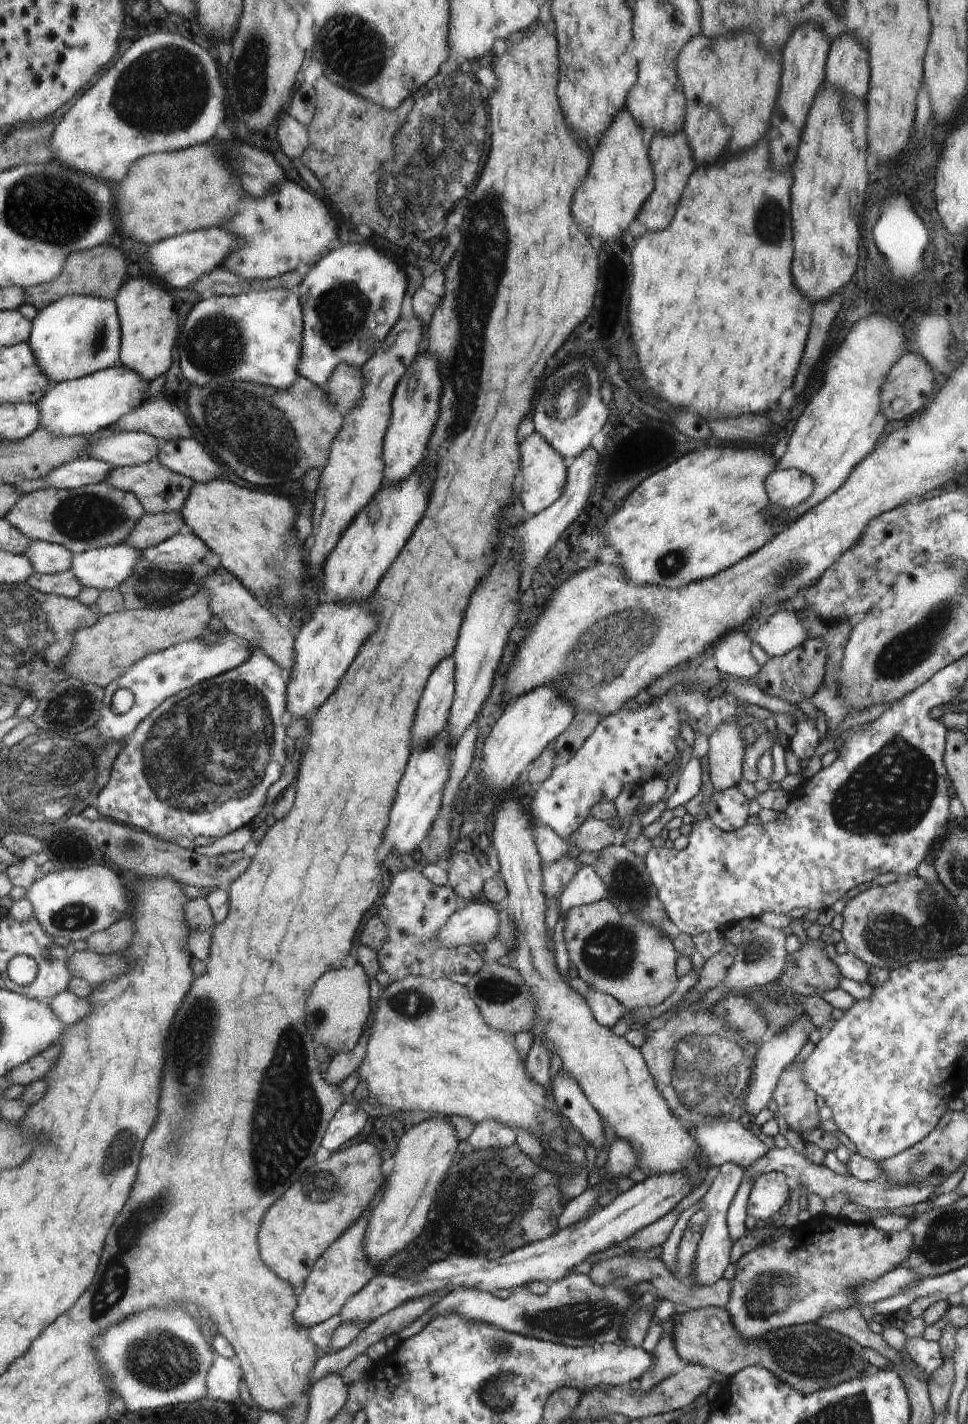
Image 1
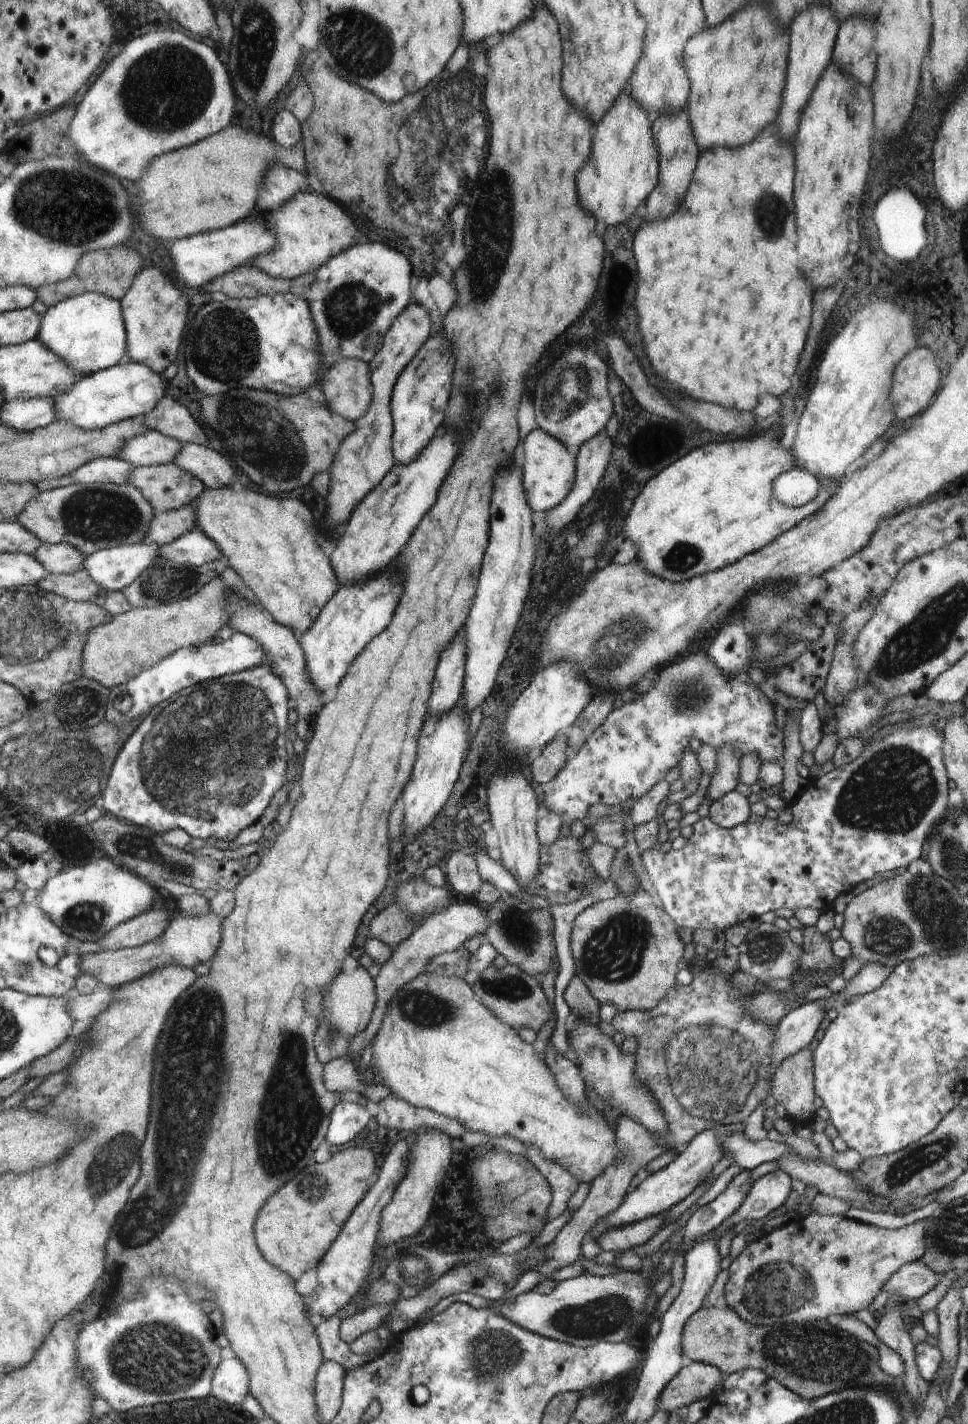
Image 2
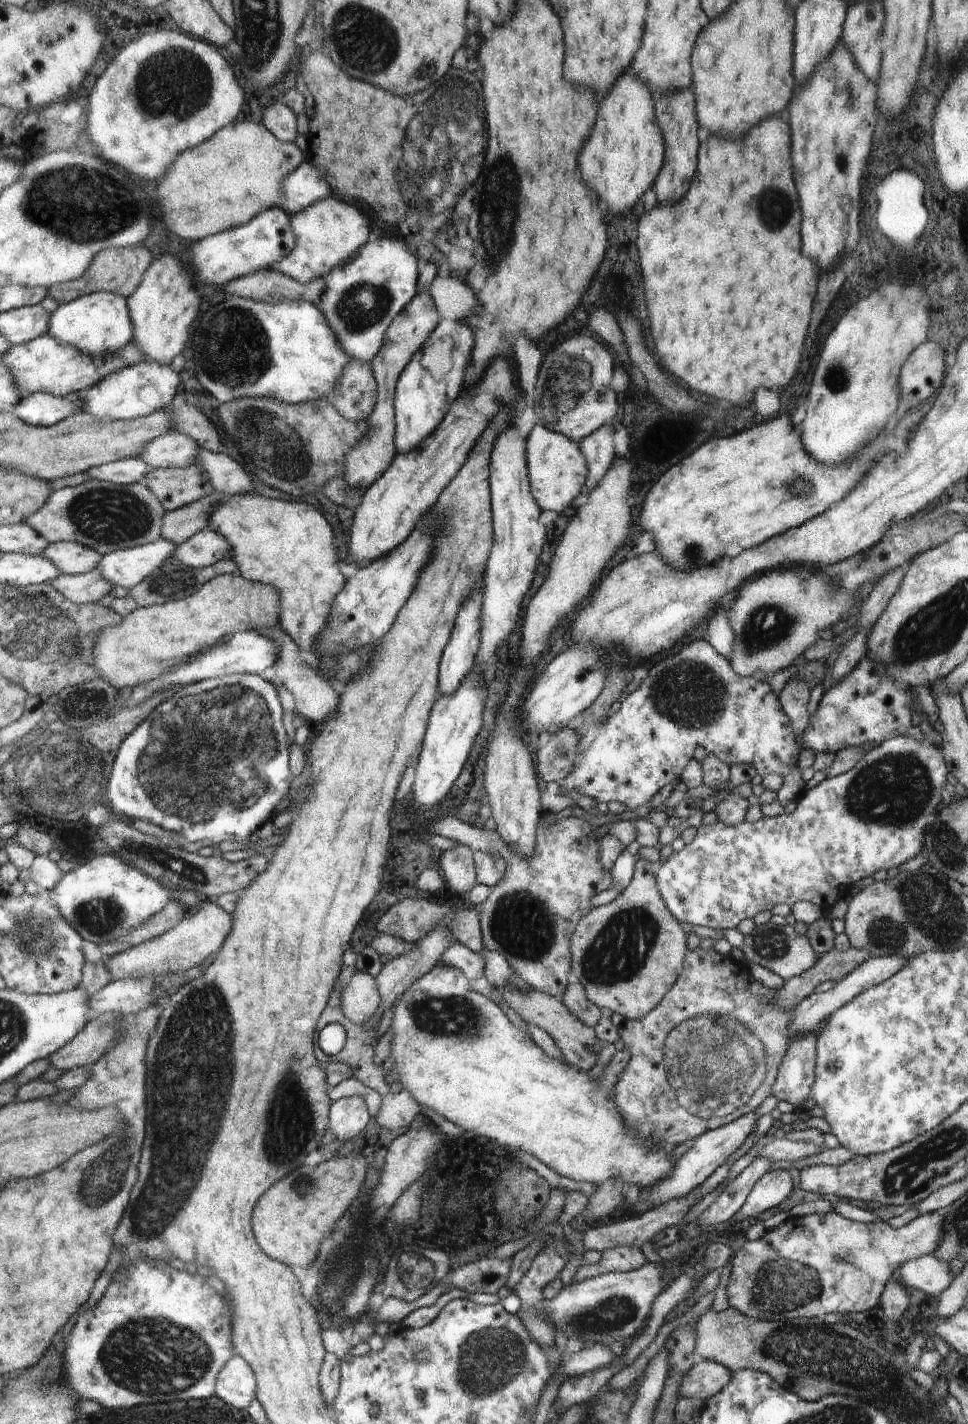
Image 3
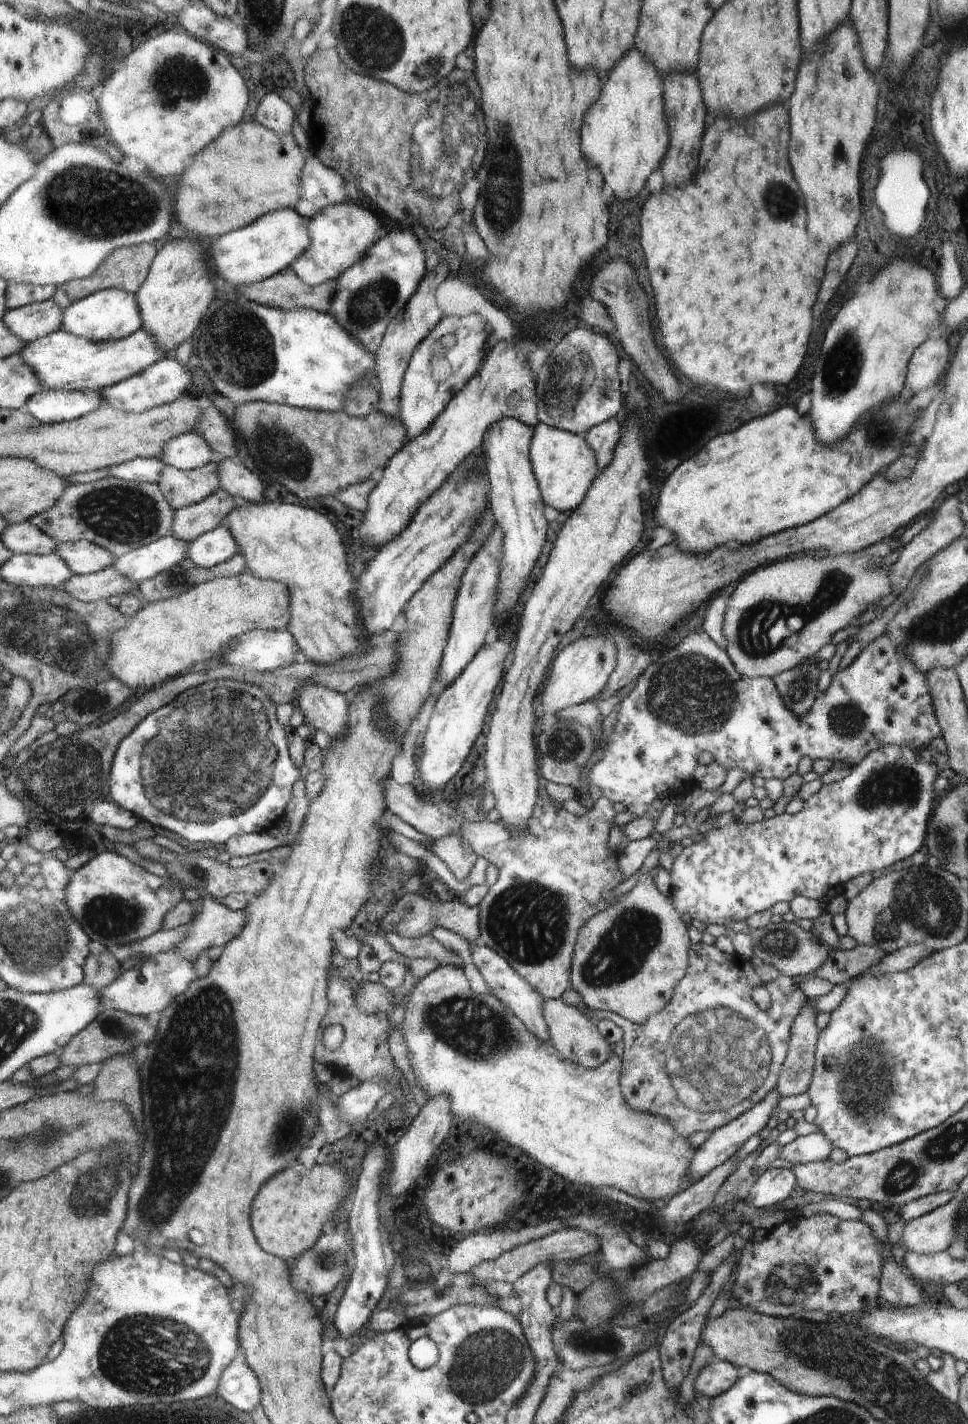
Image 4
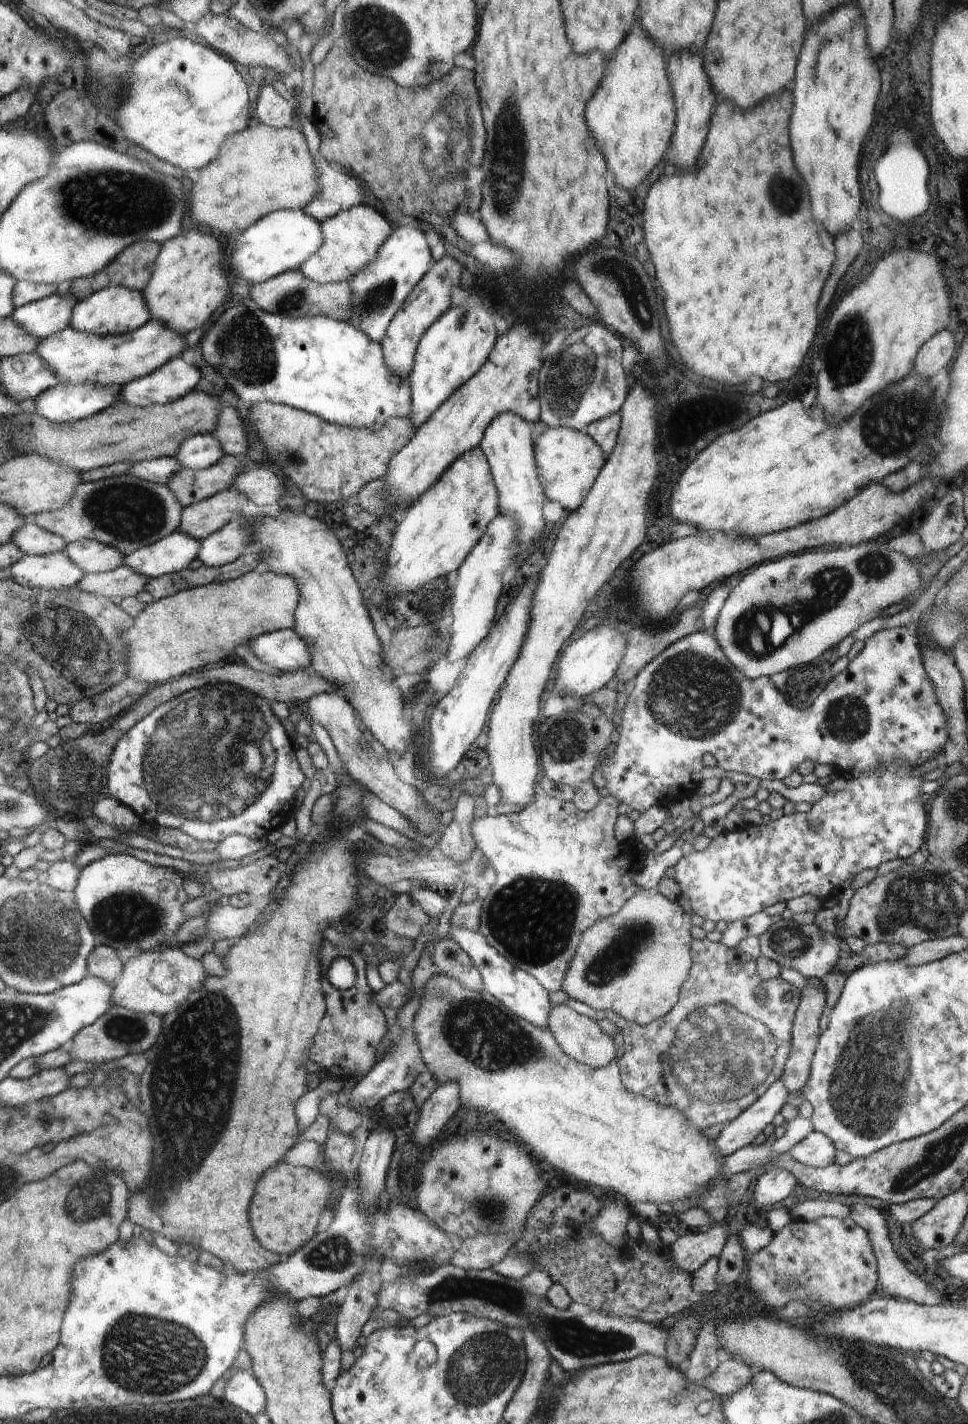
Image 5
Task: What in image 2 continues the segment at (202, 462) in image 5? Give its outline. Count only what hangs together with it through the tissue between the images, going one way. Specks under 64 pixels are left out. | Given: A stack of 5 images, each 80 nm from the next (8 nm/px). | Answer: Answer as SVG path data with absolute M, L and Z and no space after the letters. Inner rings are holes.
M152 430L129 440L118 457L142 467L167 465L175 462L183 444L160 431Z

